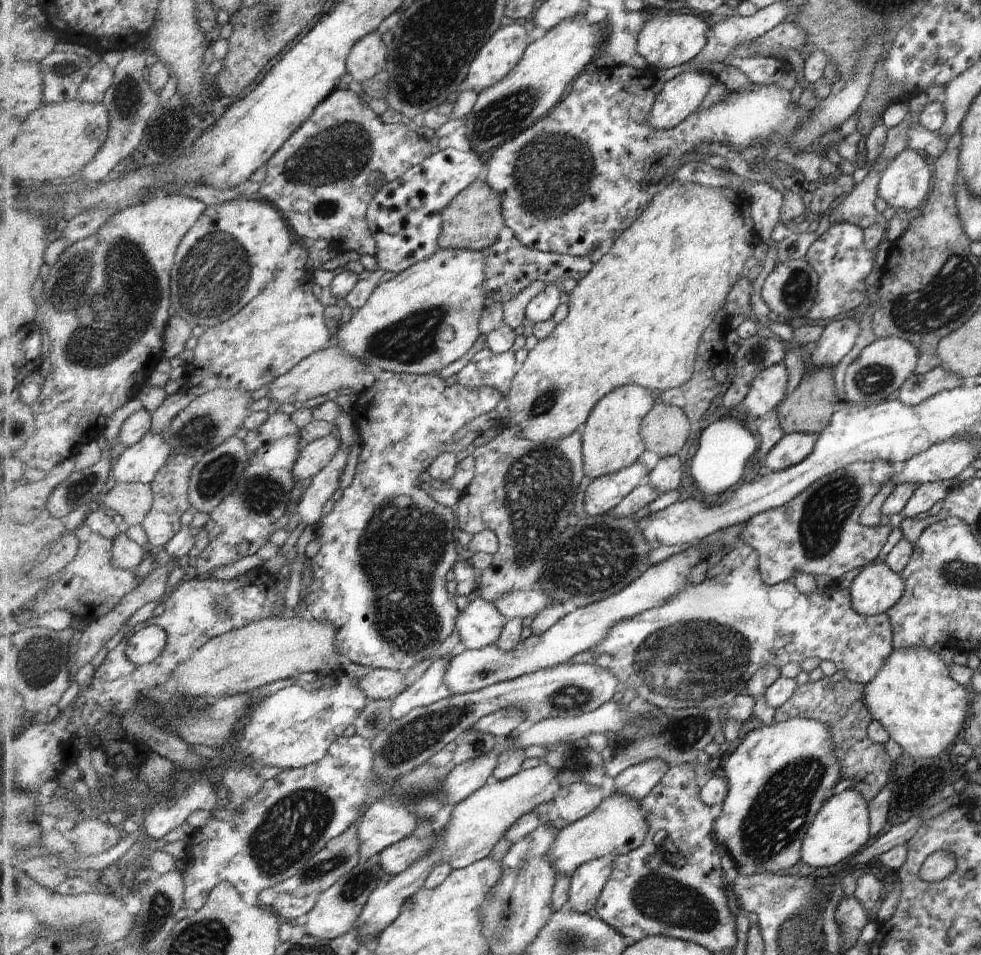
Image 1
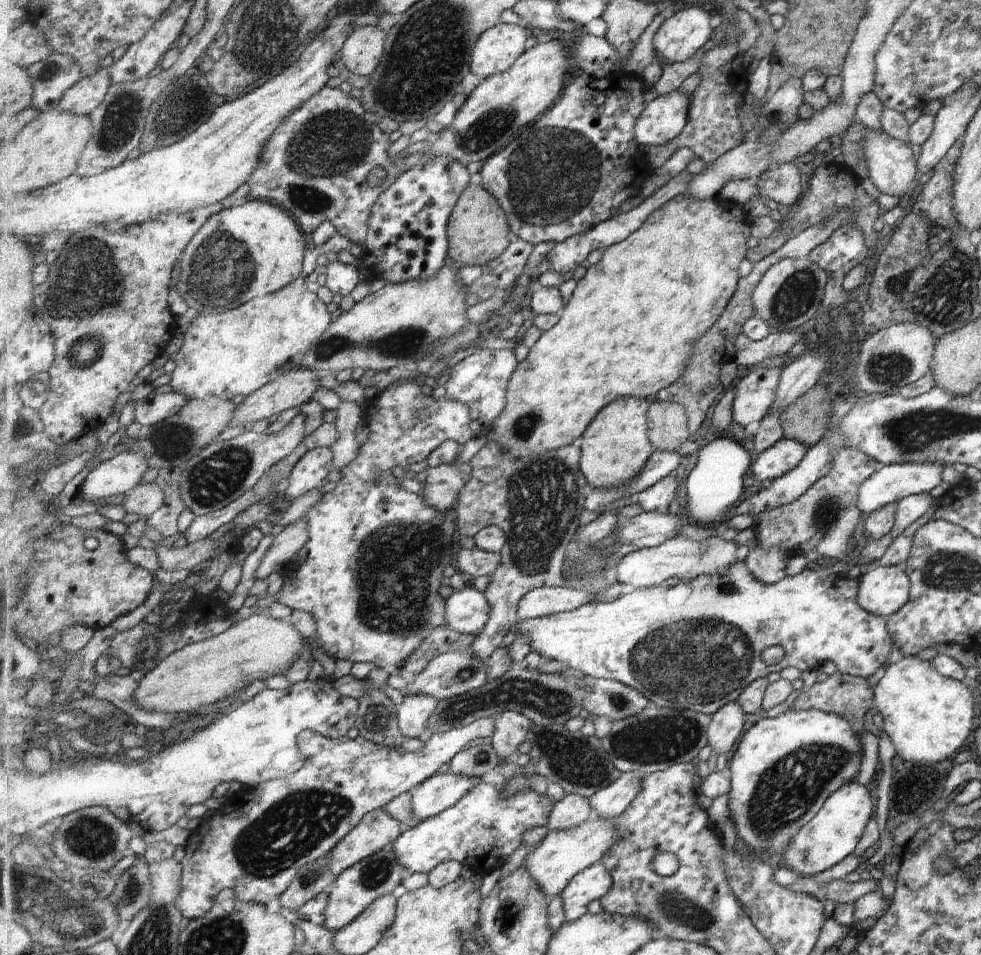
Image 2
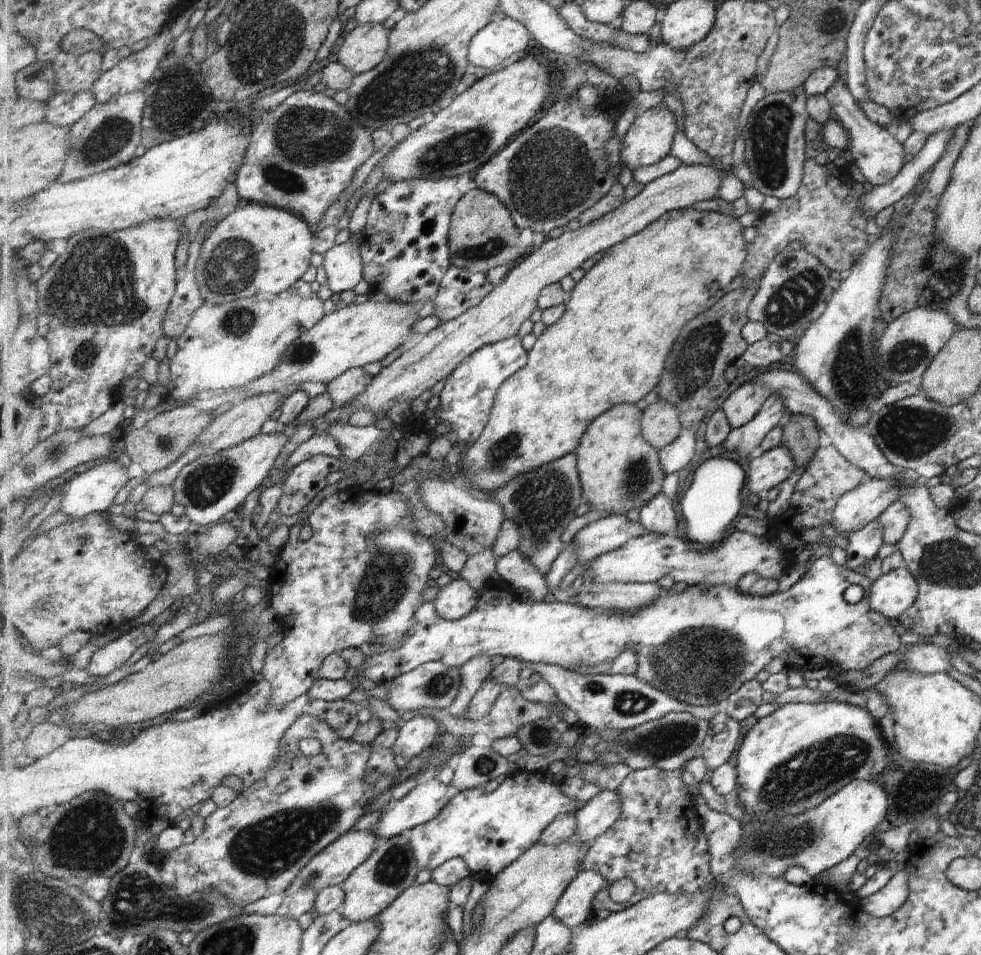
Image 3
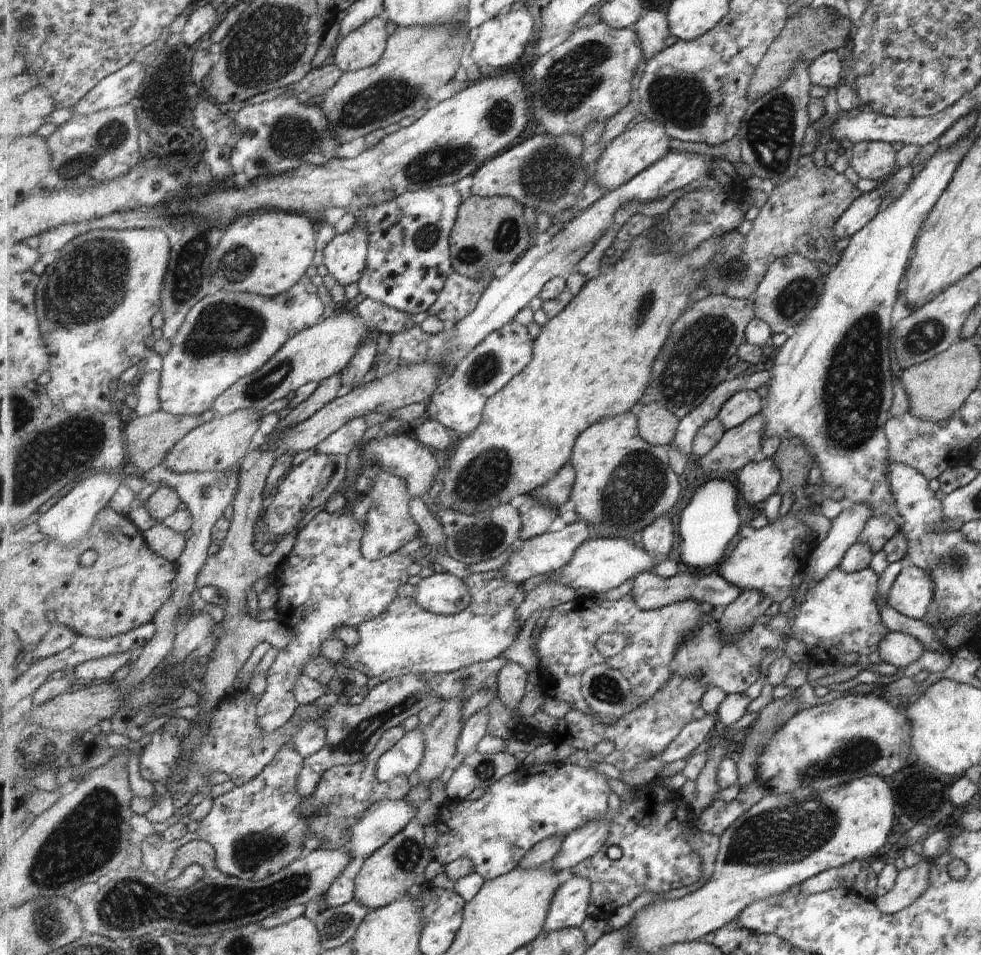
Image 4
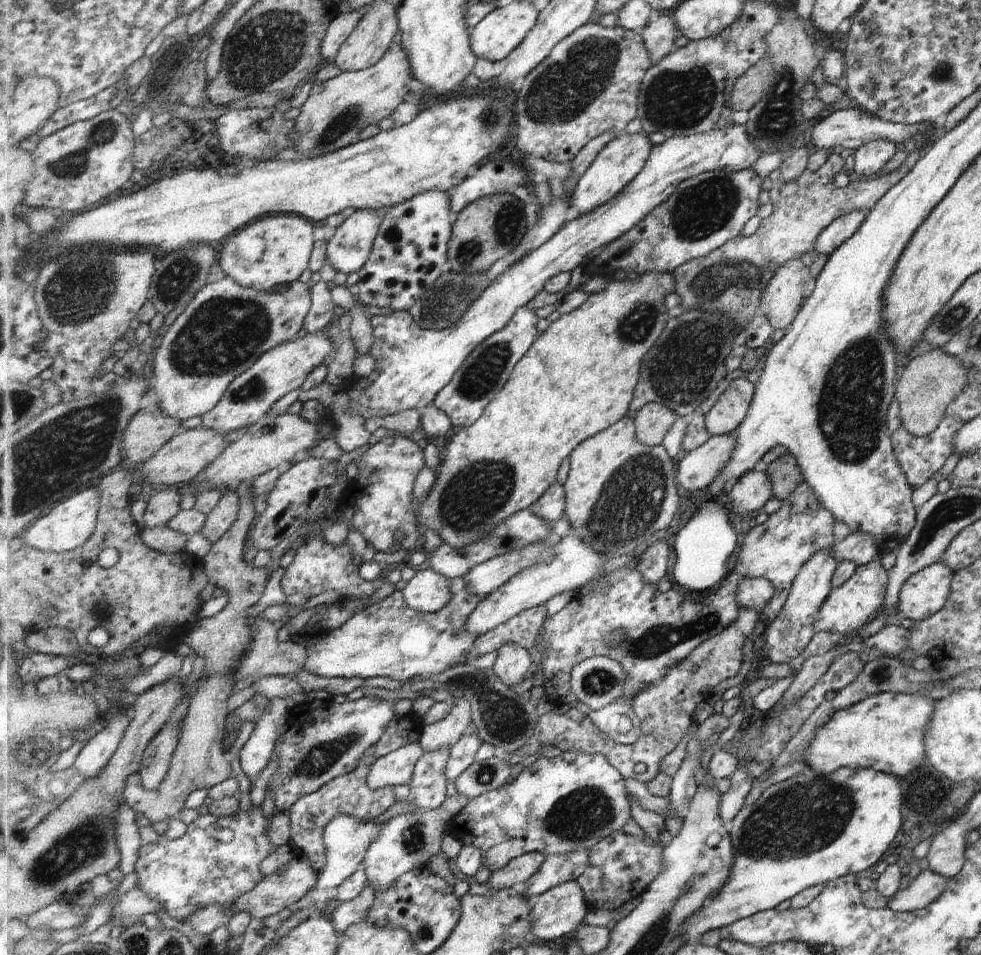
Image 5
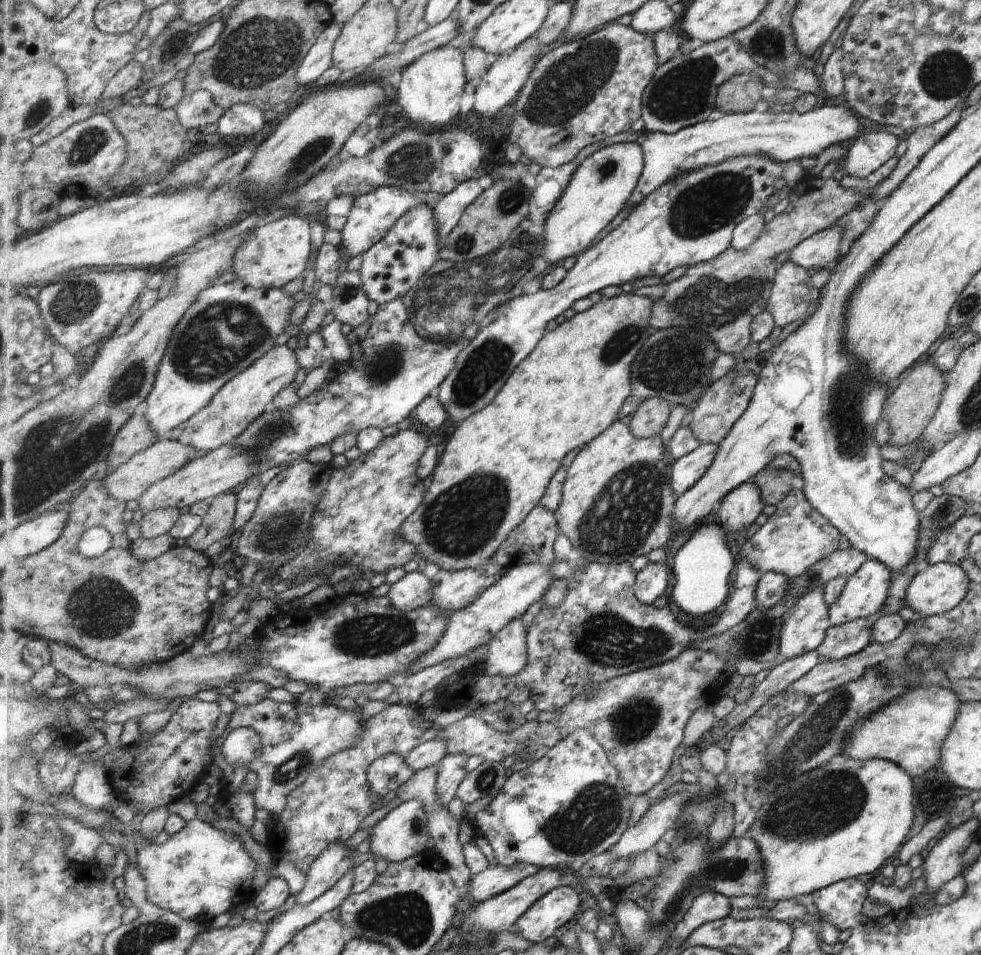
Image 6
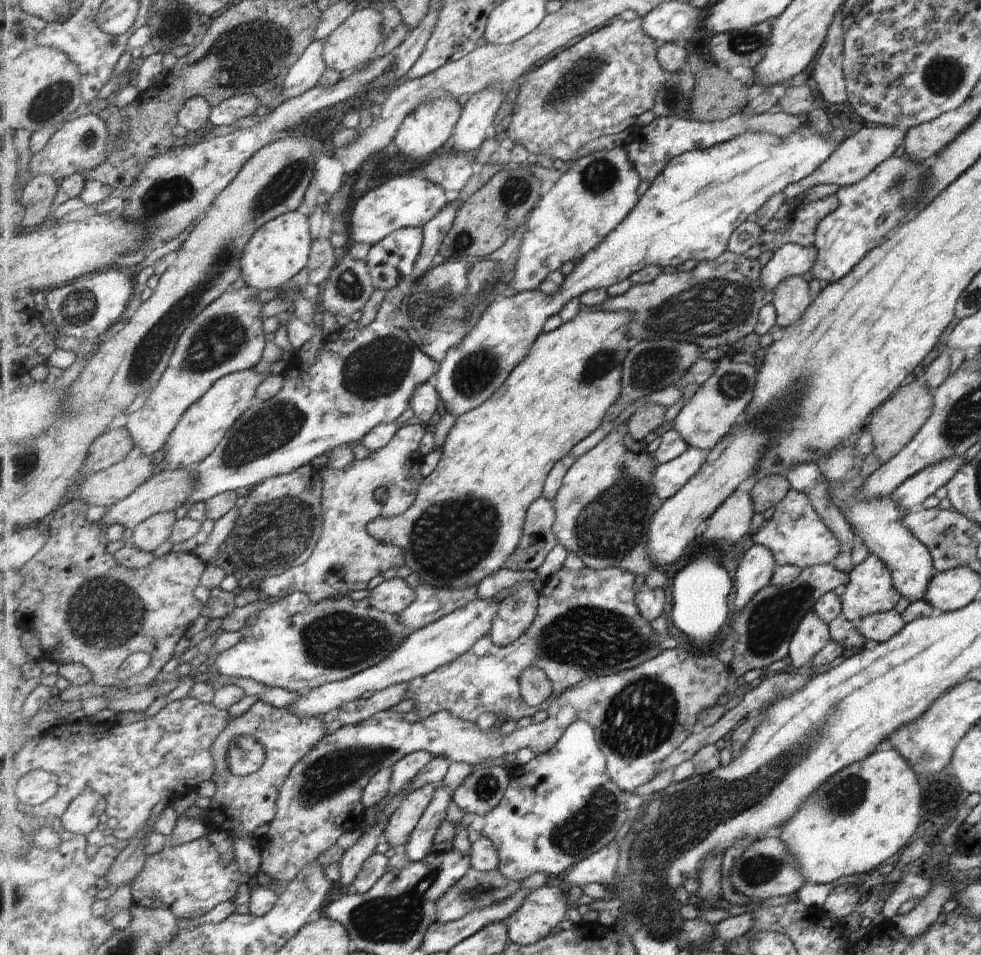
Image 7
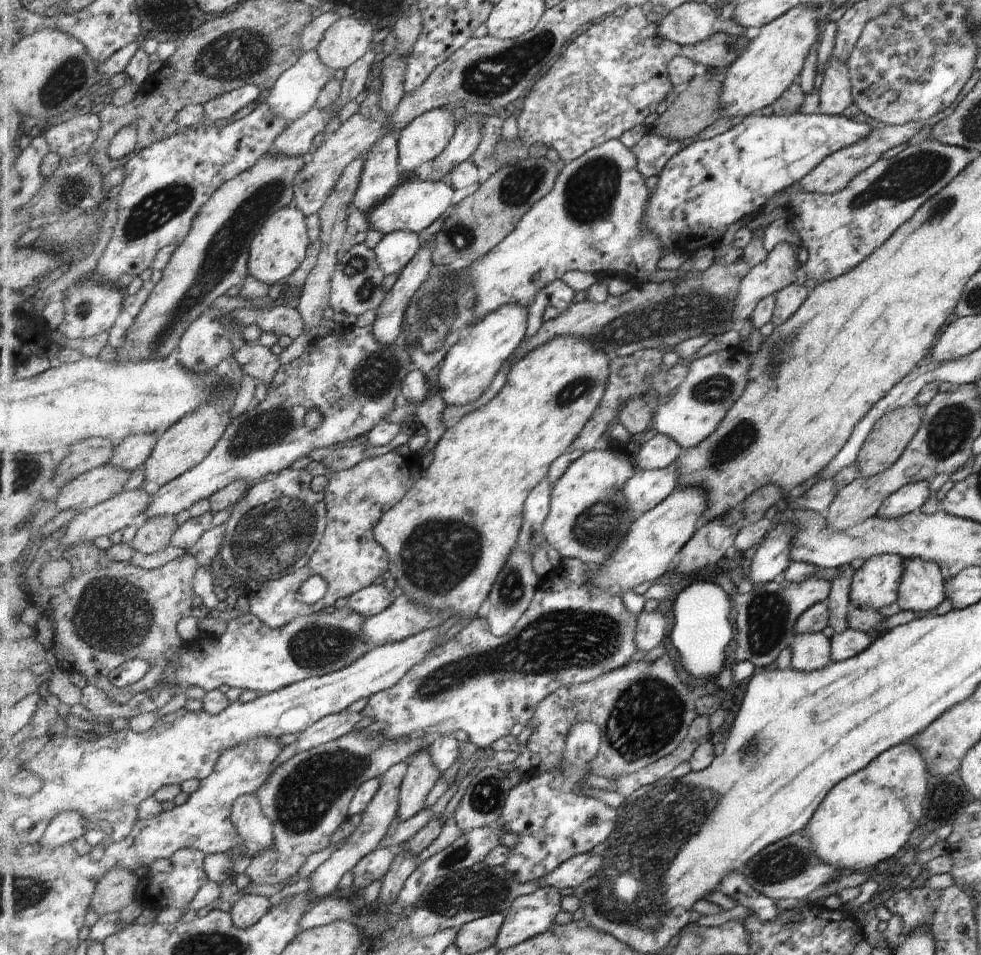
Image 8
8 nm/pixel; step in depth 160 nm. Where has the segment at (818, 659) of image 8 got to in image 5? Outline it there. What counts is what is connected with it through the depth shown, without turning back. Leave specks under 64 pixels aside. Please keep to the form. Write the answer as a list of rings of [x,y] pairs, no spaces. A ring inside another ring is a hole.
[[[823,547],[817,550],[801,565],[793,581],[792,590],[783,612],[765,629],[768,661],[775,664],[789,664],[793,658],[801,654],[801,651],[807,646],[811,636],[815,633],[812,624],[816,621],[819,607],[830,593],[832,586],[830,580],[838,563],[830,548]]]

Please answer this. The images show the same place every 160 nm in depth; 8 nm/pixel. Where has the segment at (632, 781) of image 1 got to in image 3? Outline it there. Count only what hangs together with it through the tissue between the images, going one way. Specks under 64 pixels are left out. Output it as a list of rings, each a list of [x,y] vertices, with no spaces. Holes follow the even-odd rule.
[[[601,791],[575,814],[577,818],[576,838],[579,844],[591,846],[603,836],[623,813],[621,798],[617,791]]]

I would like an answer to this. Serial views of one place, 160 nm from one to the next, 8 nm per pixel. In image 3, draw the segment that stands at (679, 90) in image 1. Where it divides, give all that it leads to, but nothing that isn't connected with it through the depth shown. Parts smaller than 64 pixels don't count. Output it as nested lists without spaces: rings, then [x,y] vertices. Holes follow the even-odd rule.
[[[656,107],[640,114],[630,126],[620,149],[620,166],[635,172],[637,168],[657,164],[669,157],[671,146],[677,134],[677,118],[669,108]]]

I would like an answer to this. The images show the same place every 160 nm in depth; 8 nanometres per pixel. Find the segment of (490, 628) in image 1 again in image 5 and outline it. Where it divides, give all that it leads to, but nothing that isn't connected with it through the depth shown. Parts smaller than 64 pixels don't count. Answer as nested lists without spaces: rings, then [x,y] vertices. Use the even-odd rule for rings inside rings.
[[[435,569],[419,571],[403,589],[405,602],[422,613],[436,613],[452,601],[451,581]]]

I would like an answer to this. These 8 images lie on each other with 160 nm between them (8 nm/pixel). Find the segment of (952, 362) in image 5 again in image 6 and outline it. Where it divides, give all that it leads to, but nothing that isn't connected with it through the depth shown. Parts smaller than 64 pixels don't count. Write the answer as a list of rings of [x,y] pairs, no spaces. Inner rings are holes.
[[[931,360],[923,361],[908,371],[900,384],[889,392],[888,408],[883,418],[889,423],[889,442],[897,446],[911,444],[920,438],[923,429],[937,410],[942,390],[946,385],[942,372]]]

